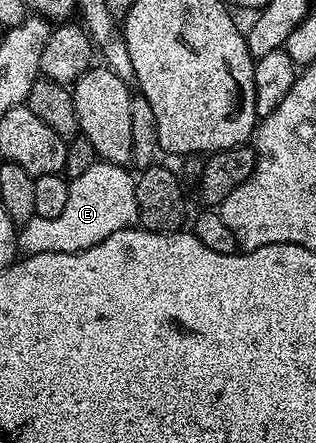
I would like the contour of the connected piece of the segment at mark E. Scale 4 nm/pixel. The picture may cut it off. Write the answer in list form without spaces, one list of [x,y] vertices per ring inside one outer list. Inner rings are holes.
[[[94,162],[76,180],[69,183],[69,198],[65,210],[57,218],[35,215],[17,232],[17,248],[23,256],[36,256],[50,252],[84,252],[126,228],[139,224],[137,194],[134,175],[127,173],[122,164]]]

